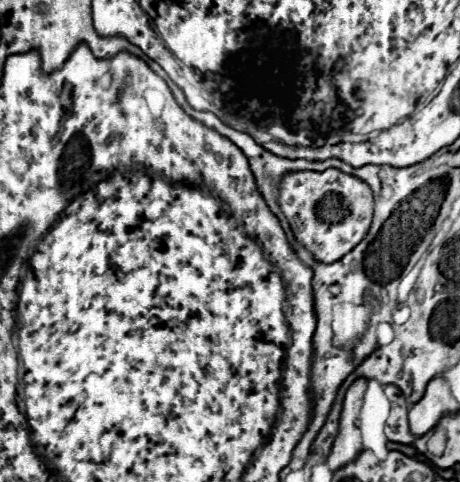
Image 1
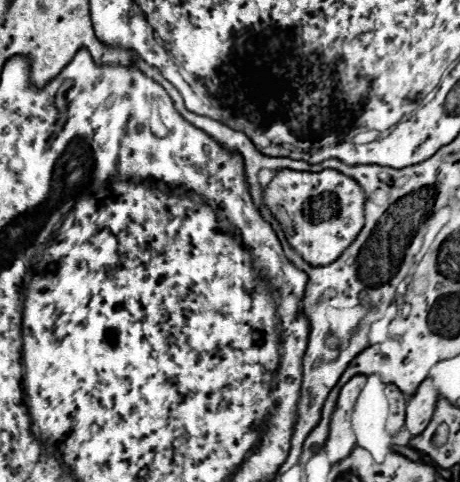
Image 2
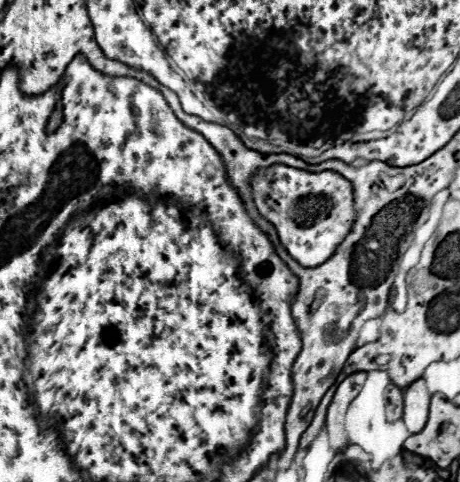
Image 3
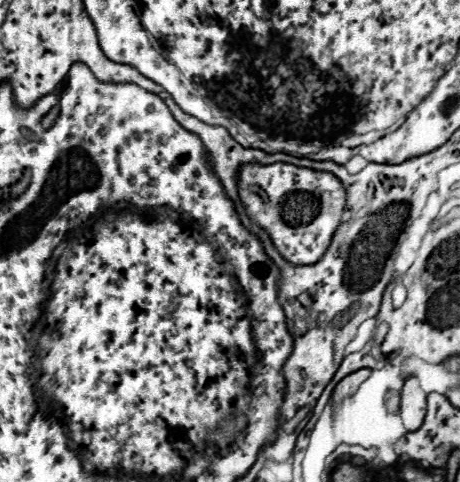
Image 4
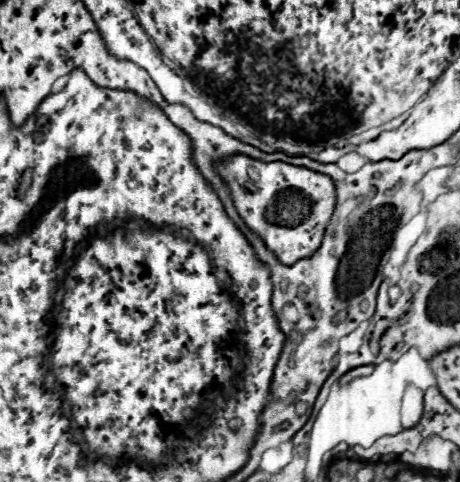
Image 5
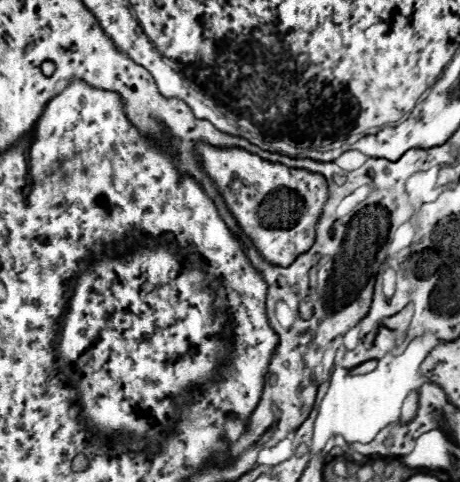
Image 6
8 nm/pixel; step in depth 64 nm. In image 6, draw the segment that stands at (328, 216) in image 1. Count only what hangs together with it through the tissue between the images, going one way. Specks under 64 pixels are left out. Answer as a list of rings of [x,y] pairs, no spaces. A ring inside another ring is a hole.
[[[198,144],[196,150],[204,170],[216,182],[240,228],[252,238],[258,252],[268,262],[290,266],[300,254],[312,248],[316,240],[316,224],[328,202],[328,182],[322,174],[268,162],[238,148],[220,150]]]

